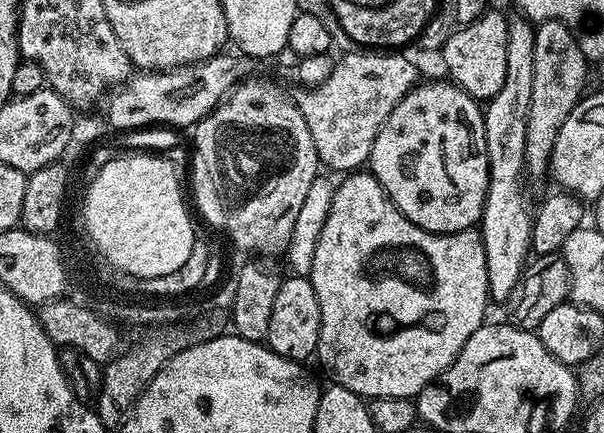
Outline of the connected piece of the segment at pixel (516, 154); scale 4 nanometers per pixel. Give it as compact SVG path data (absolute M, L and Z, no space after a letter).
M520 14L509 19L506 30L506 78L502 82L502 90L498 90L498 94L487 100L482 108L488 155L488 193L478 231L484 238L488 294L493 301L508 301L510 292L525 272L524 259L530 256L532 247L534 208L528 205L528 196L524 193L524 156L530 94L534 90L535 37L533 21Z

